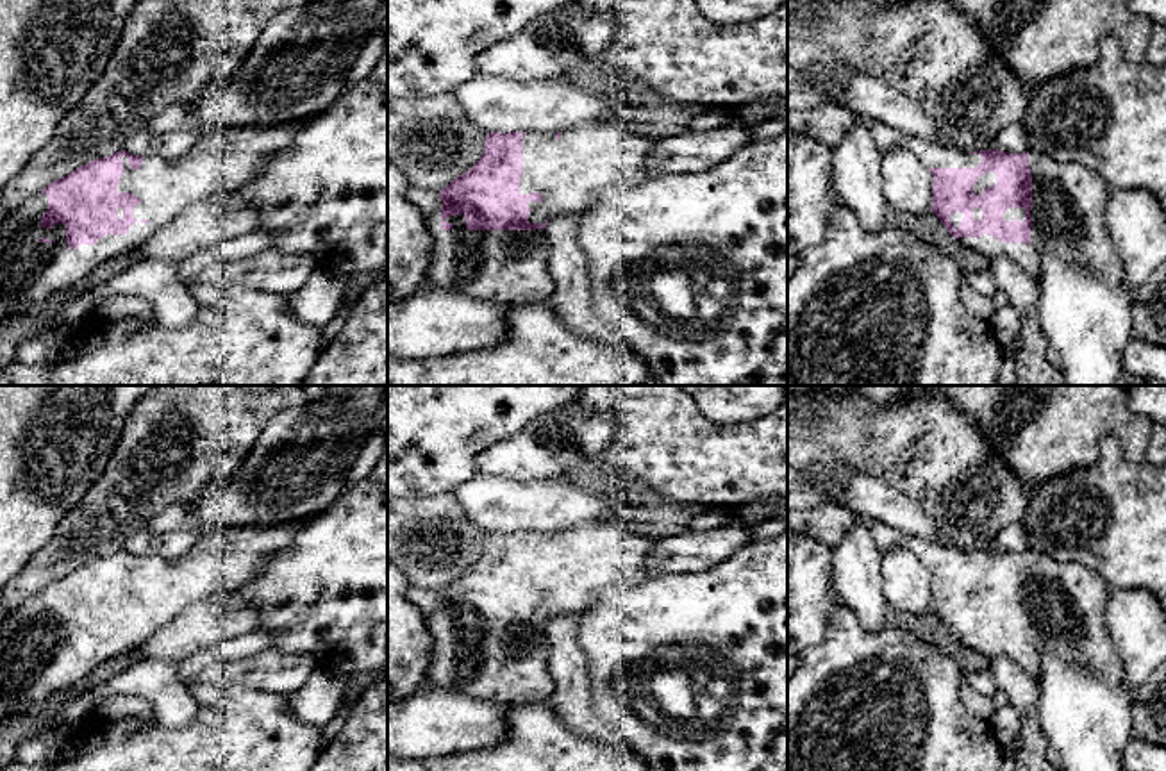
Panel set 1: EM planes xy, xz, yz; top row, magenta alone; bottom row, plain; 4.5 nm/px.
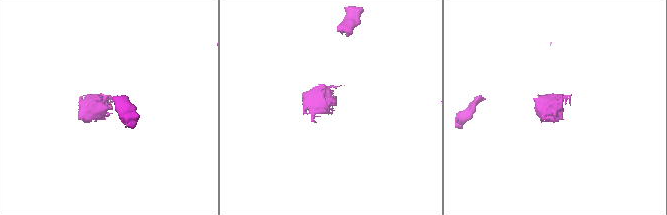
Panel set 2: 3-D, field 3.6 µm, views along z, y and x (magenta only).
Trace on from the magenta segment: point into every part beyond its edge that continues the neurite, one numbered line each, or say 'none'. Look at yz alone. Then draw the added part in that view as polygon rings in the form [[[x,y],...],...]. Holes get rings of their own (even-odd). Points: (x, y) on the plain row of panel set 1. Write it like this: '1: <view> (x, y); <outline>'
1: yz (1068, 600); [[[1029,548],[1029,566],[1032,573],[1032,628],[1030,642],[1002,642],[993,635],[959,637],[959,642],[975,650],[987,660],[998,655],[1012,659],[1034,680],[1041,675],[1045,653],[1055,655],[1062,662],[1075,662],[1091,667],[1104,682],[1125,685],[1125,669],[1109,639],[1104,612],[1107,609],[1109,585],[1080,562],[1057,562],[1050,555]]]

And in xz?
1: xz (570, 573); [[[602,521],[555,532],[523,534],[523,575],[520,594],[539,593],[541,601],[529,601],[530,623],[545,623],[561,614],[584,612],[598,594],[611,585],[636,585],[655,575],[646,569],[648,555],[659,537],[641,535],[629,530],[623,521]]]

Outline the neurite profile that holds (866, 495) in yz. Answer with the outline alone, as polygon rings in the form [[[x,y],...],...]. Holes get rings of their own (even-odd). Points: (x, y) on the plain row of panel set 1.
[[[859,471],[845,484],[825,484],[814,491],[832,503],[839,503],[902,534],[955,548],[914,500],[871,473]]]

